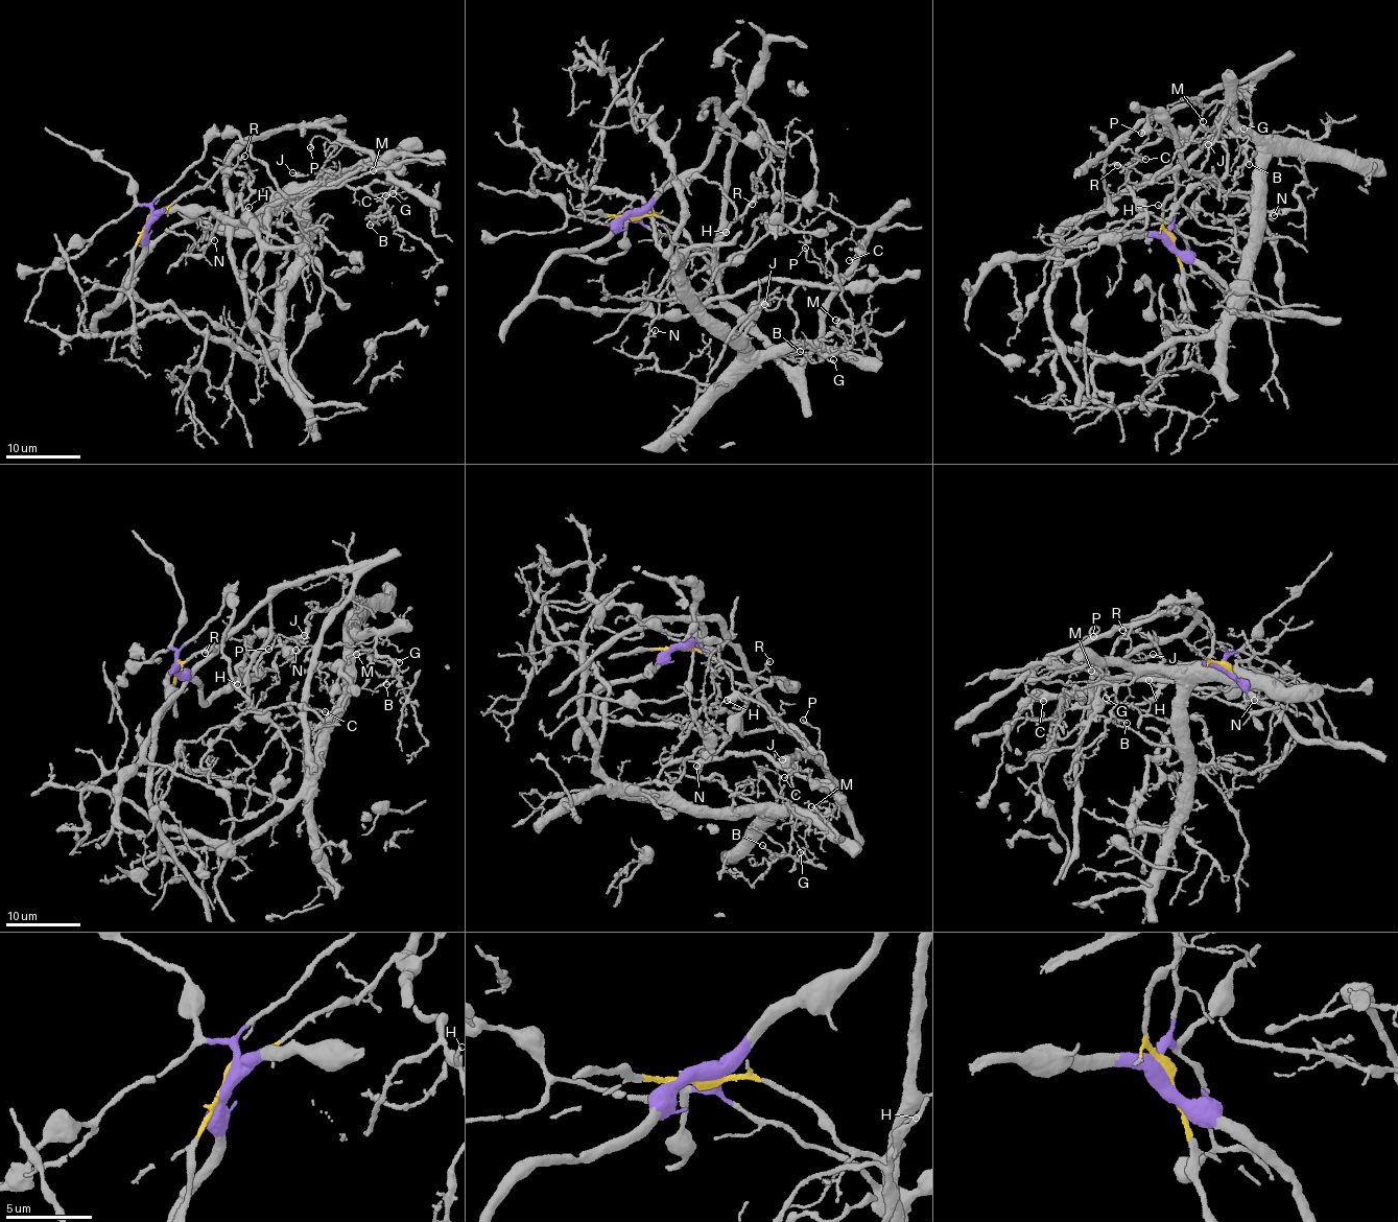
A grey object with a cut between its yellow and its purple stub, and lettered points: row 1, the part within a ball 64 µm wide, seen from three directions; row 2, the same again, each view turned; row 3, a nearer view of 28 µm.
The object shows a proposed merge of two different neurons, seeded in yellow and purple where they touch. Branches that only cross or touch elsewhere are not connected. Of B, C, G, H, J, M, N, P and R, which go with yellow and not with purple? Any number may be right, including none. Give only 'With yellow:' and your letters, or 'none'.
With yellow: C, H, P, R

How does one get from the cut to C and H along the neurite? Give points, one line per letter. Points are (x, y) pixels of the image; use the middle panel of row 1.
C: (632, 216), (662, 215), (709, 252), (723, 300), (791, 367), (809, 355), (863, 240), (863, 250), (849, 260)
H: (632, 216), (662, 215), (709, 252), (723, 296), (714, 306), (704, 305), (700, 298), (718, 238), (726, 232)

